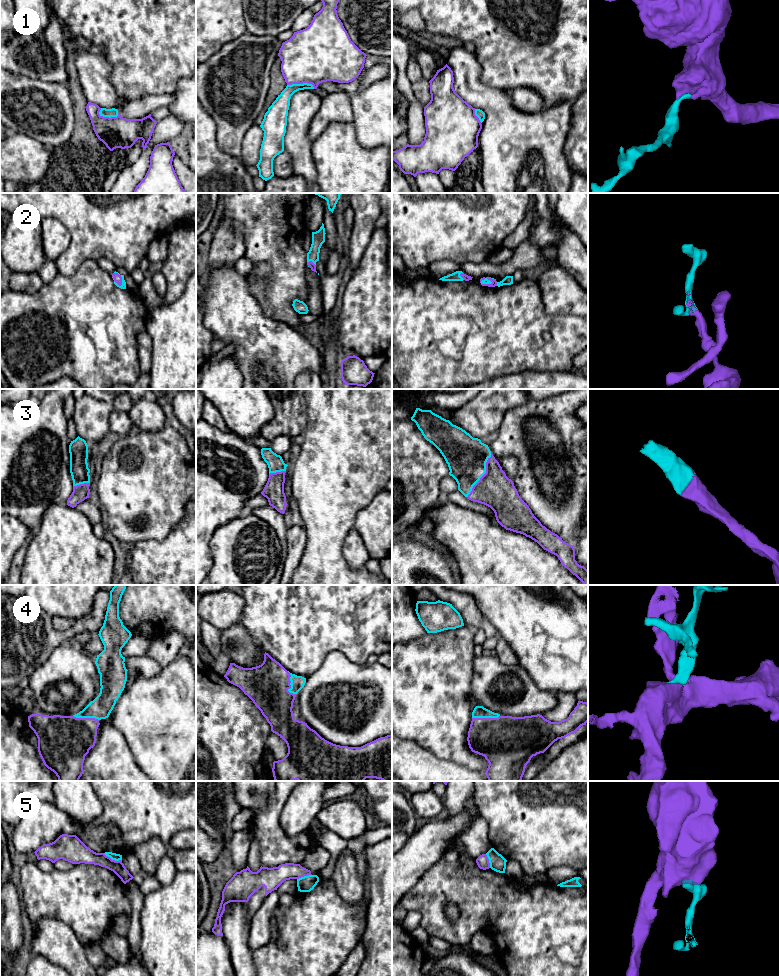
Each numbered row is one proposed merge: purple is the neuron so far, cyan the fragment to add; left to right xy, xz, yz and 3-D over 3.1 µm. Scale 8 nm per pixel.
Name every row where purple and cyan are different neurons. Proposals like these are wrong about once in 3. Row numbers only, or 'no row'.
1, 5

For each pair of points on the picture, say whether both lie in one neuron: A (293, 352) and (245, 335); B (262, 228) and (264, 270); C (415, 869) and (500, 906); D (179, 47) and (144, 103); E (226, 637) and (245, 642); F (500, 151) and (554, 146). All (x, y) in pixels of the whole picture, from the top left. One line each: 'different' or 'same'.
A: same
B: different
C: different
D: different
E: same
F: same

